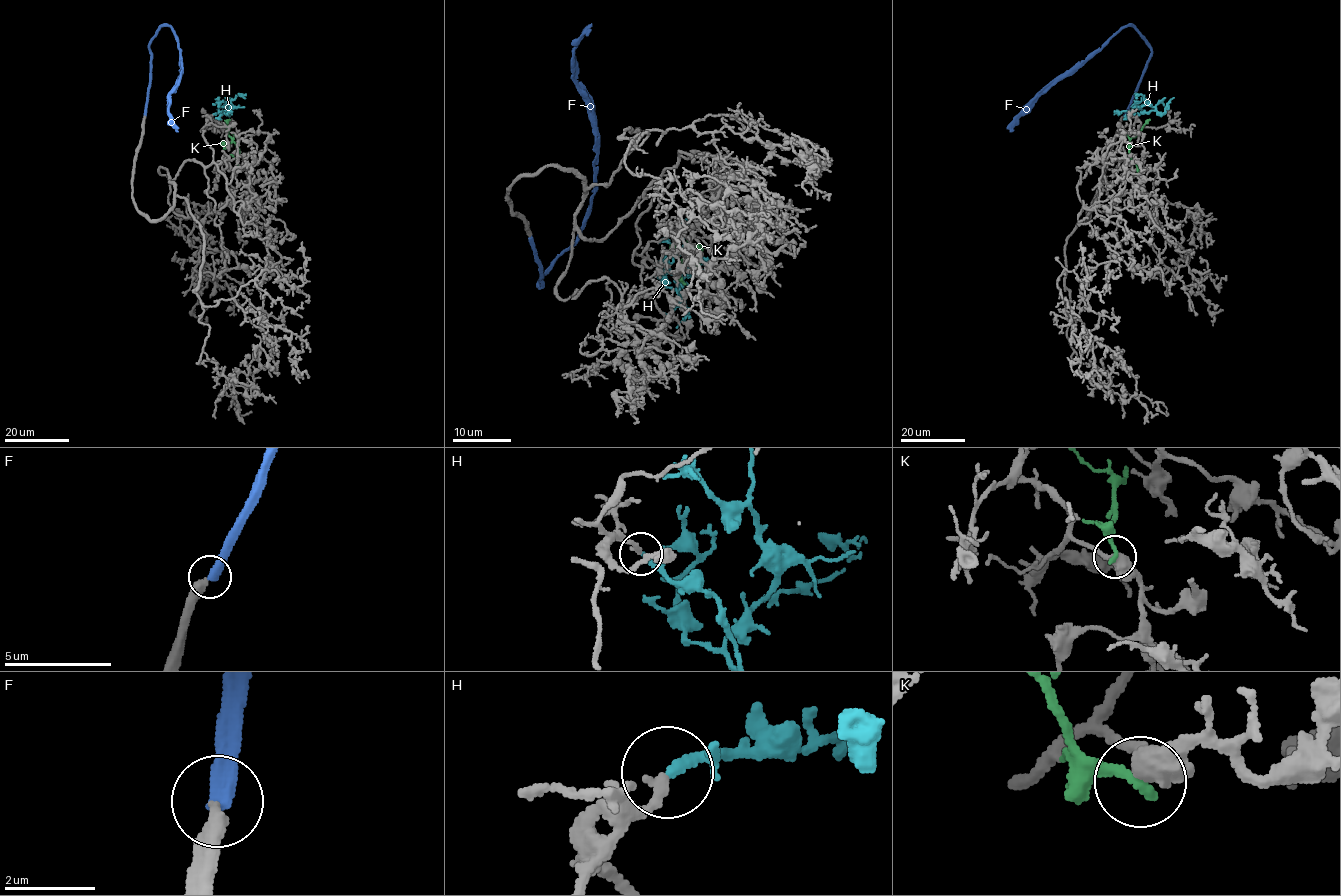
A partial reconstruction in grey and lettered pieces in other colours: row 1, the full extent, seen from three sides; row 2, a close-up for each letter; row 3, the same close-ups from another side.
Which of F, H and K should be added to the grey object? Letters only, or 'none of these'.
H

